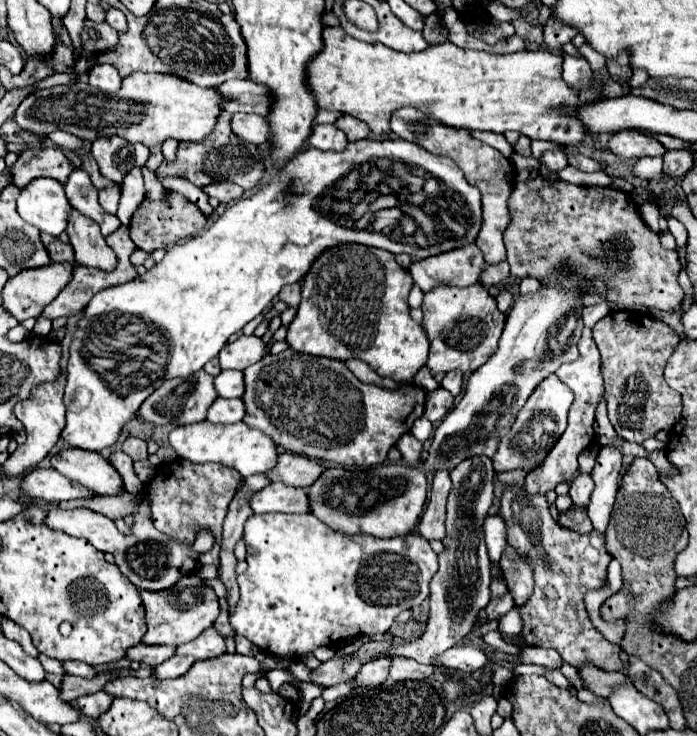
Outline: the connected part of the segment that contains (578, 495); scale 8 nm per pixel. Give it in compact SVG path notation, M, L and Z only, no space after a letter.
M578 474L572 484L570 484L570 498L574 502L574 506L578 508L588 508L588 500L592 496L592 476L590 474Z

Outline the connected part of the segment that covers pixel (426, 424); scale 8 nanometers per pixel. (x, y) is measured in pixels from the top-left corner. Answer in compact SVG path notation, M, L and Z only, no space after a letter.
M424 416L422 418L418 418L416 422L414 422L414 426L412 426L412 430L410 430L418 440L426 440L428 436L430 436L430 432L432 432L432 424L430 424L430 420L426 420Z

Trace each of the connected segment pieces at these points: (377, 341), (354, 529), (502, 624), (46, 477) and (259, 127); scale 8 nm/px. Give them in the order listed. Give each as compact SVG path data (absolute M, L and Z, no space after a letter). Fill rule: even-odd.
M364 244L332 246L312 262L312 268L306 272L300 284L302 302L294 320L290 322L290 332L286 334L286 342L292 350L344 362L358 358L370 364L372 370L382 378L392 378L396 382L412 382L414 374L426 364L430 340L424 328L412 320L408 306L408 294L414 282L410 272L406 272L406 268L402 268L388 250L368 248Z
M380 464L366 470L344 470L344 468L326 468L320 474L320 480L308 488L308 500L312 504L310 512L316 514L324 524L328 524L334 532L344 532L348 536L354 534L370 534L378 538L396 538L414 532L426 504L426 476L422 466L406 466L406 464Z
M516 607L512 608L510 612L514 612L514 615L510 615L508 613L507 615L502 616L499 619L499 627L498 629L502 631L503 634L508 634L508 635L517 635L521 632L522 630L522 618L516 610ZM517 619L518 619L518 632L517 632Z
M36 468L30 474L22 476L20 480L20 492L28 498L44 498L48 502L52 500L72 500L72 498L86 498L92 496L88 488L70 482L66 476L52 468Z
M232 114L232 132L236 132L236 136L240 136L242 140L248 140L256 146L266 144L268 142L268 120L264 116L256 116L256 114Z

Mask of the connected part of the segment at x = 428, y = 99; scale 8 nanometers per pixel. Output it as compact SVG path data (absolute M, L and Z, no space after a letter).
M326 26L324 50L308 66L308 82L322 110L352 114L368 124L374 136L390 134L392 112L404 106L418 108L428 118L440 120L450 128L478 128L492 132L516 130L532 140L550 140L564 146L578 146L584 140L584 128L576 118L566 118L558 112L560 106L576 104L578 92L562 80L562 54L550 50L520 50L516 54L490 54L480 50L458 48L452 42L428 46L422 52L396 52L386 44L368 44L350 38L340 26Z

